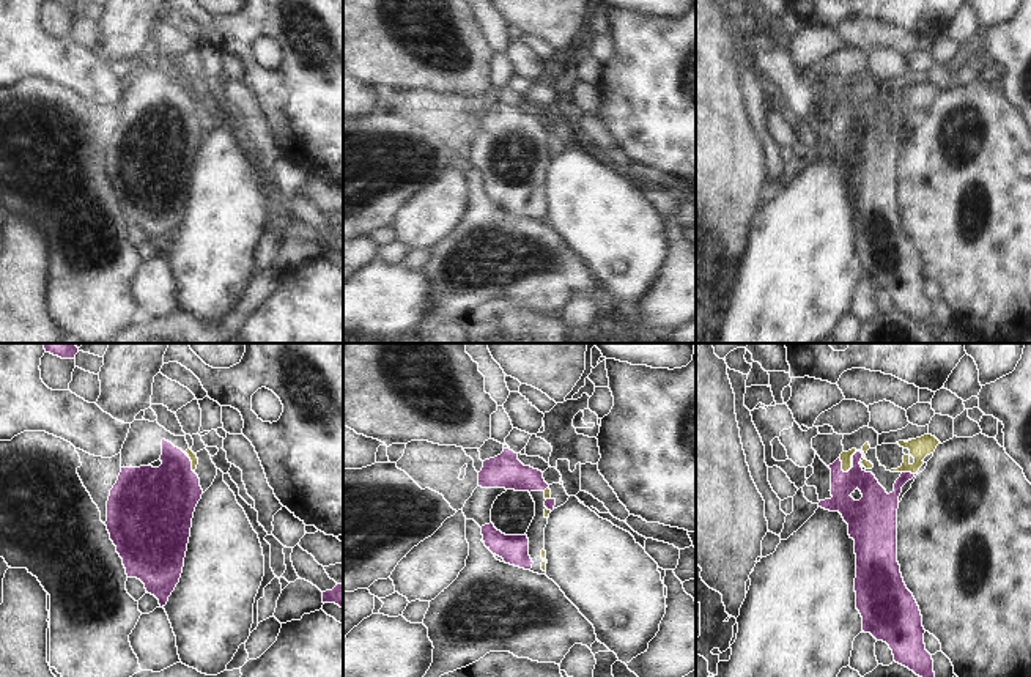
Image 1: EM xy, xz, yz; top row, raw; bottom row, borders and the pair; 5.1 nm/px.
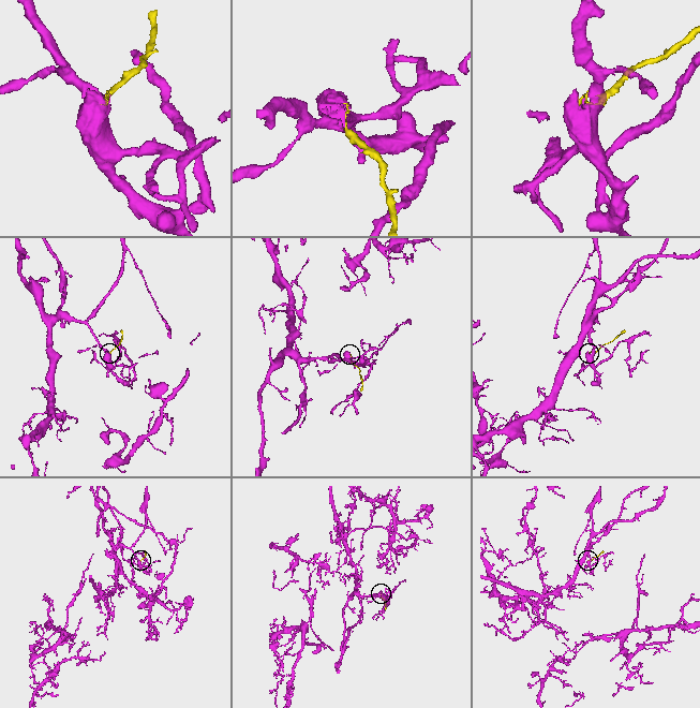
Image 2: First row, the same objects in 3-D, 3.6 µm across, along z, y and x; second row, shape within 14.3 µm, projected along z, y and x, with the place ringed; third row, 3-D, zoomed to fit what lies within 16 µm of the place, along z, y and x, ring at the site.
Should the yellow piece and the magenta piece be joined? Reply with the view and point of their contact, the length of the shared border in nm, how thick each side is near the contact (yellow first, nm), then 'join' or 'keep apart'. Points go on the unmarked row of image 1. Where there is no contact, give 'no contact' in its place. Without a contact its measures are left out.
yz (842, 114) | 100 nm | 60/160 nm | join

